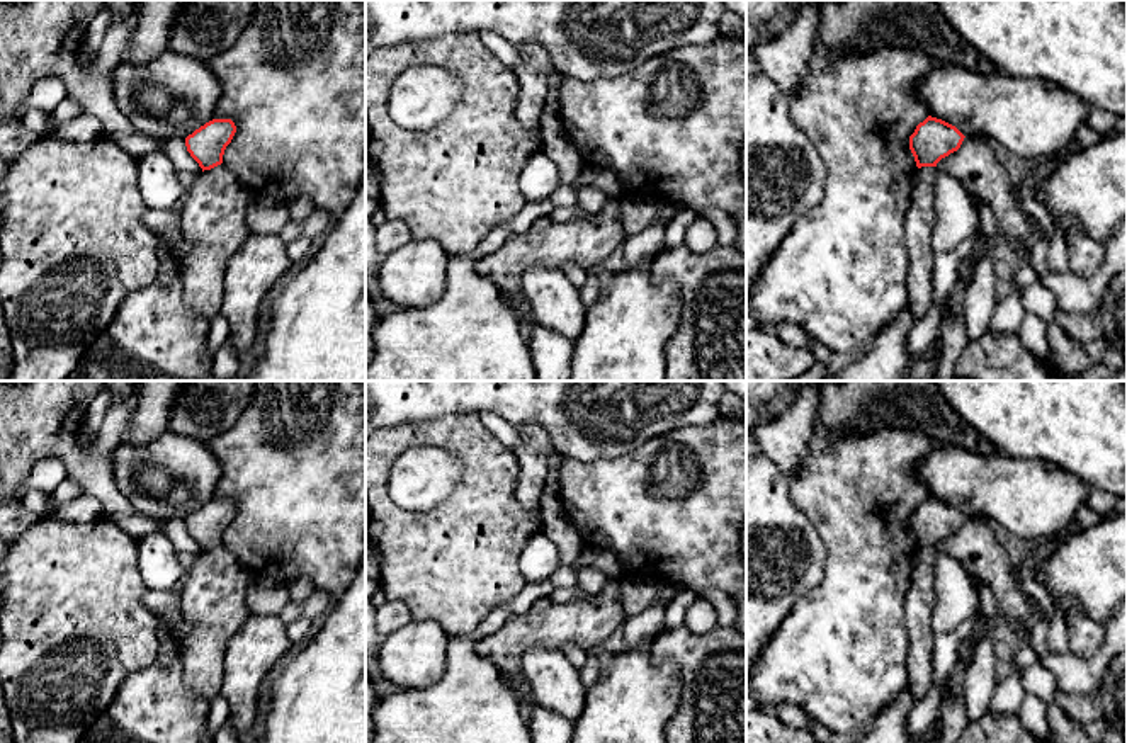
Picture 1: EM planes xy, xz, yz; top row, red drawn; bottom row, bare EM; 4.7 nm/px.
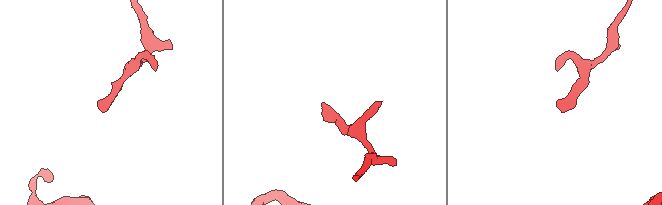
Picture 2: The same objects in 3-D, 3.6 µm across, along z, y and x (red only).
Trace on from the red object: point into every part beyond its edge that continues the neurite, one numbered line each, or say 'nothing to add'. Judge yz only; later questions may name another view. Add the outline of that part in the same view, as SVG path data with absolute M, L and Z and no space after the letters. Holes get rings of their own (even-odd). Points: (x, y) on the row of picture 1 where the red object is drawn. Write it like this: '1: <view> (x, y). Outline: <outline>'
nothing to add

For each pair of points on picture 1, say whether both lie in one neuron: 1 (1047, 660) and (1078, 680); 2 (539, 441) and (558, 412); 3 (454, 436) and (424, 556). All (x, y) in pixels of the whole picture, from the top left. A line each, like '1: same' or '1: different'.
1: same
2: different
3: same

